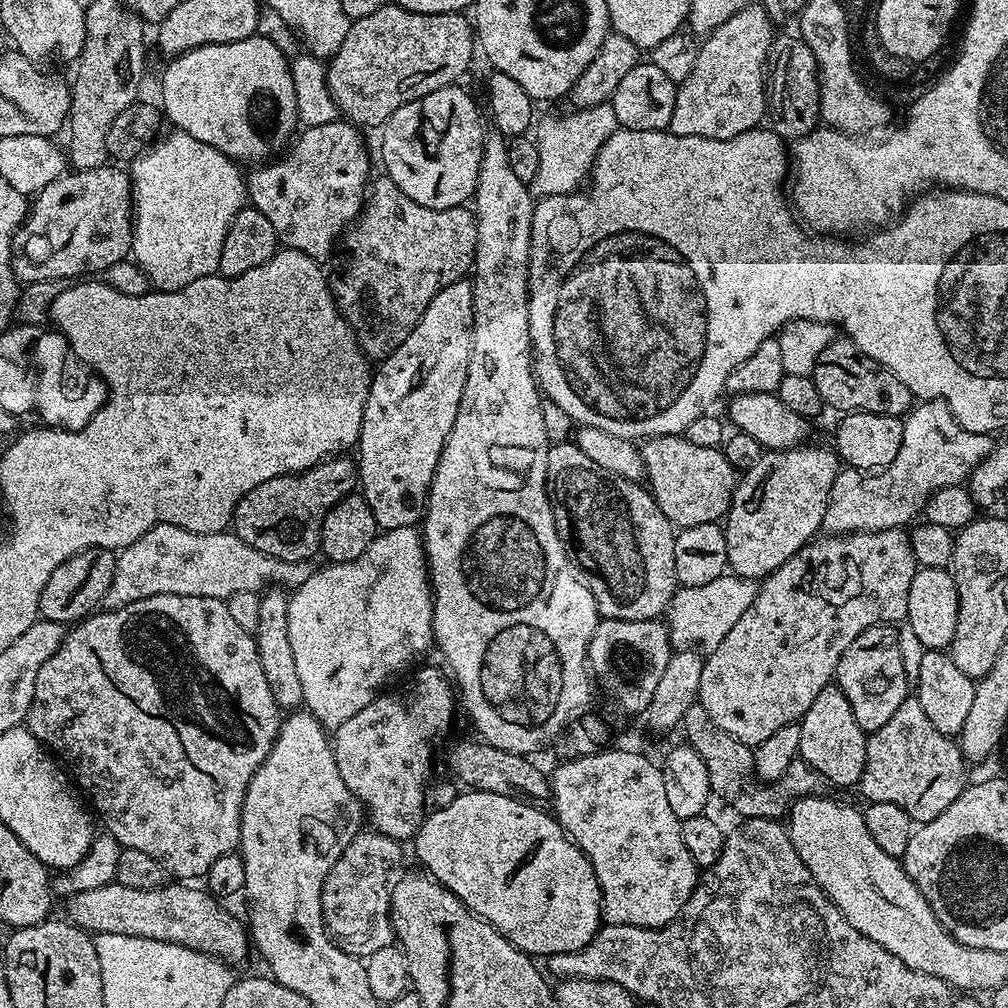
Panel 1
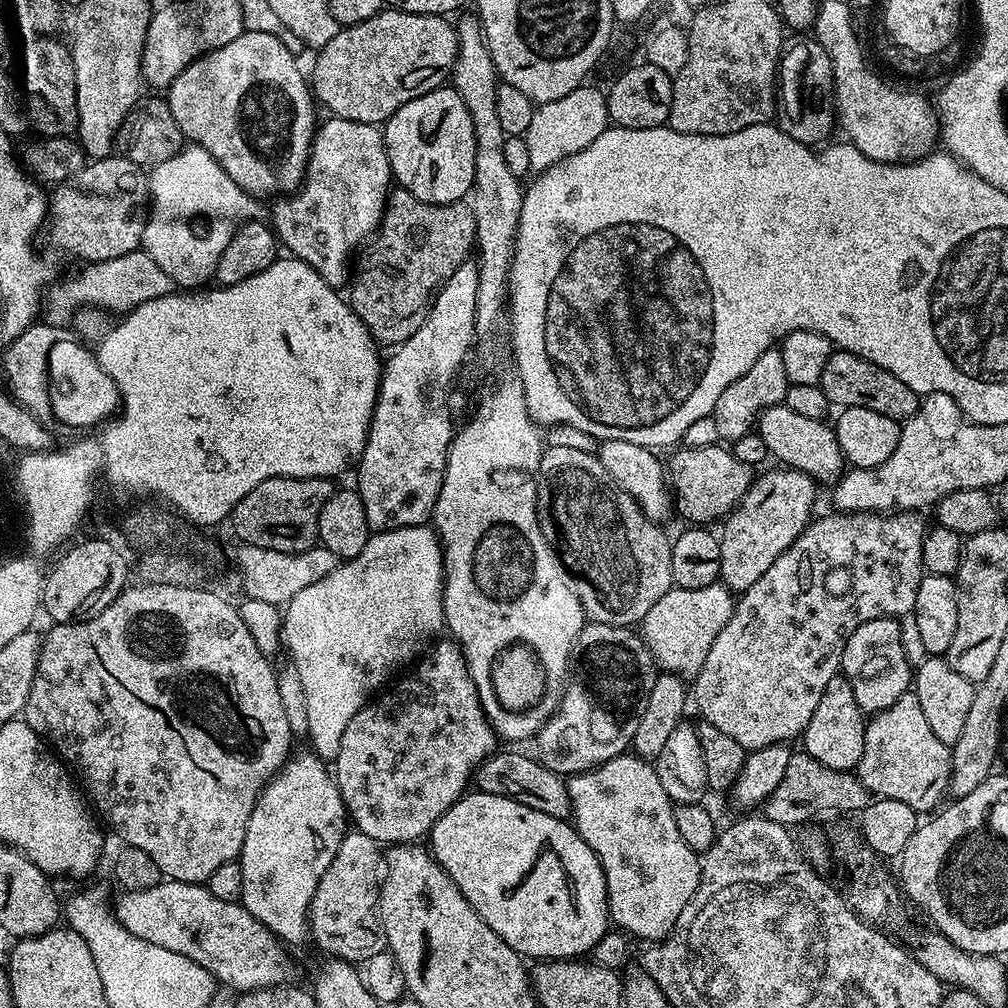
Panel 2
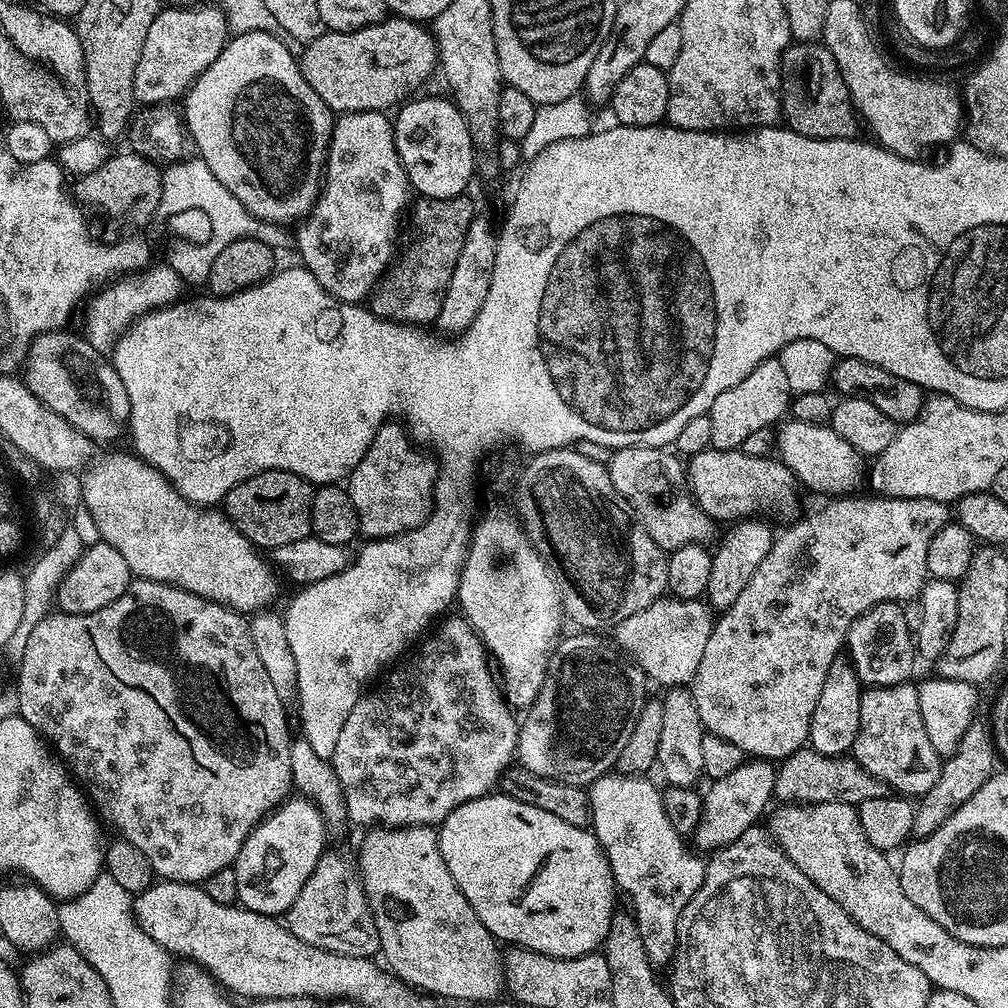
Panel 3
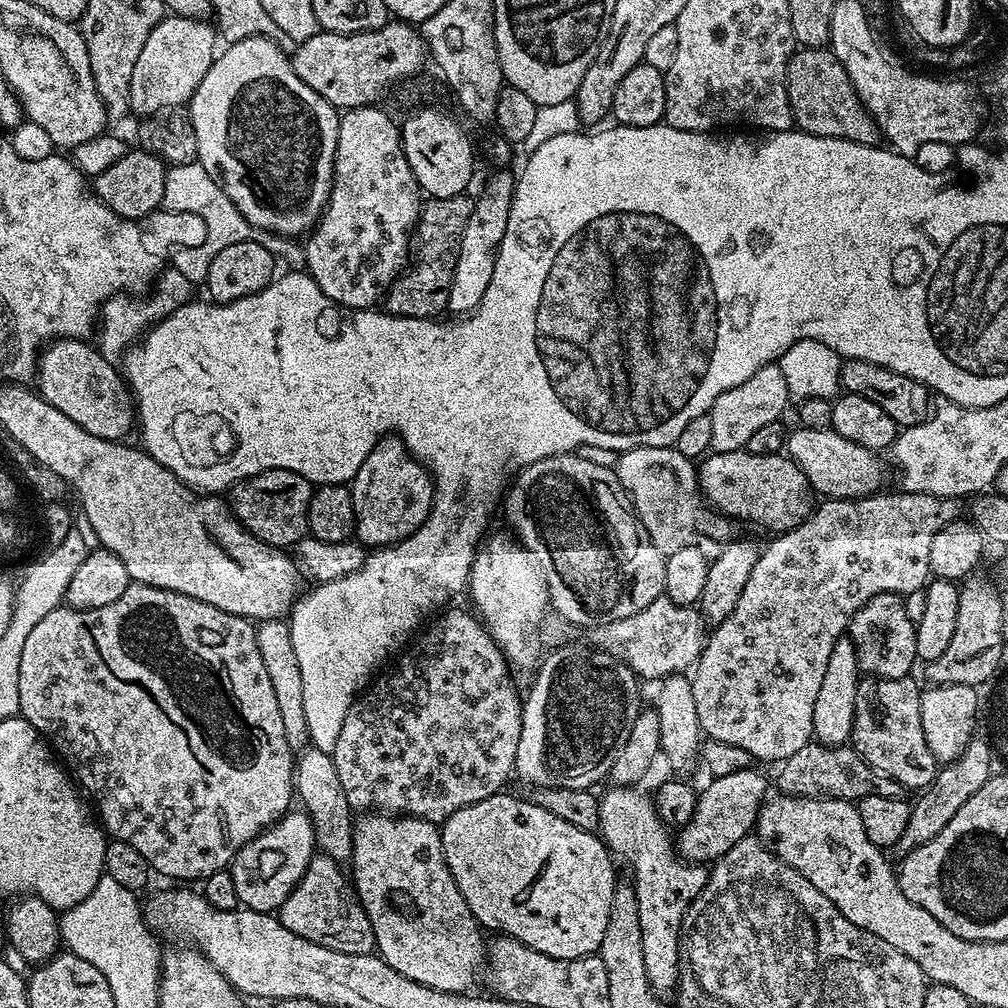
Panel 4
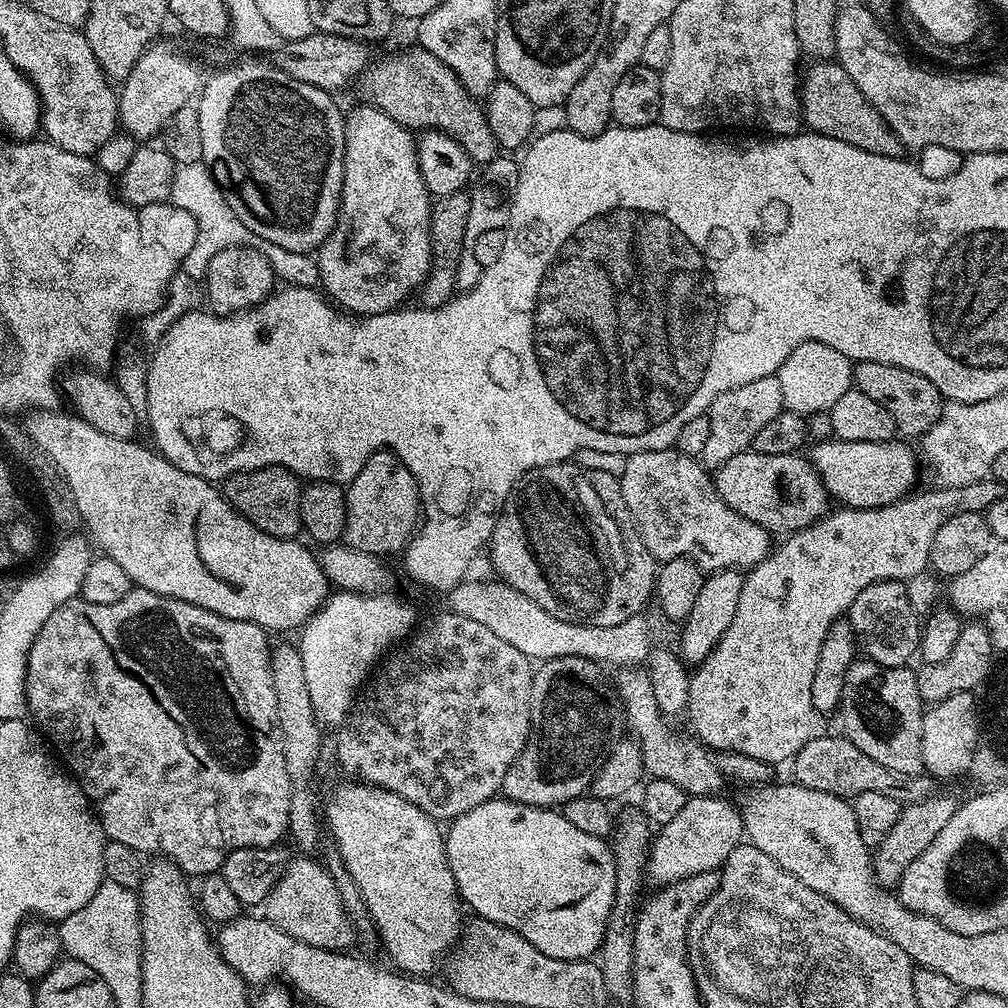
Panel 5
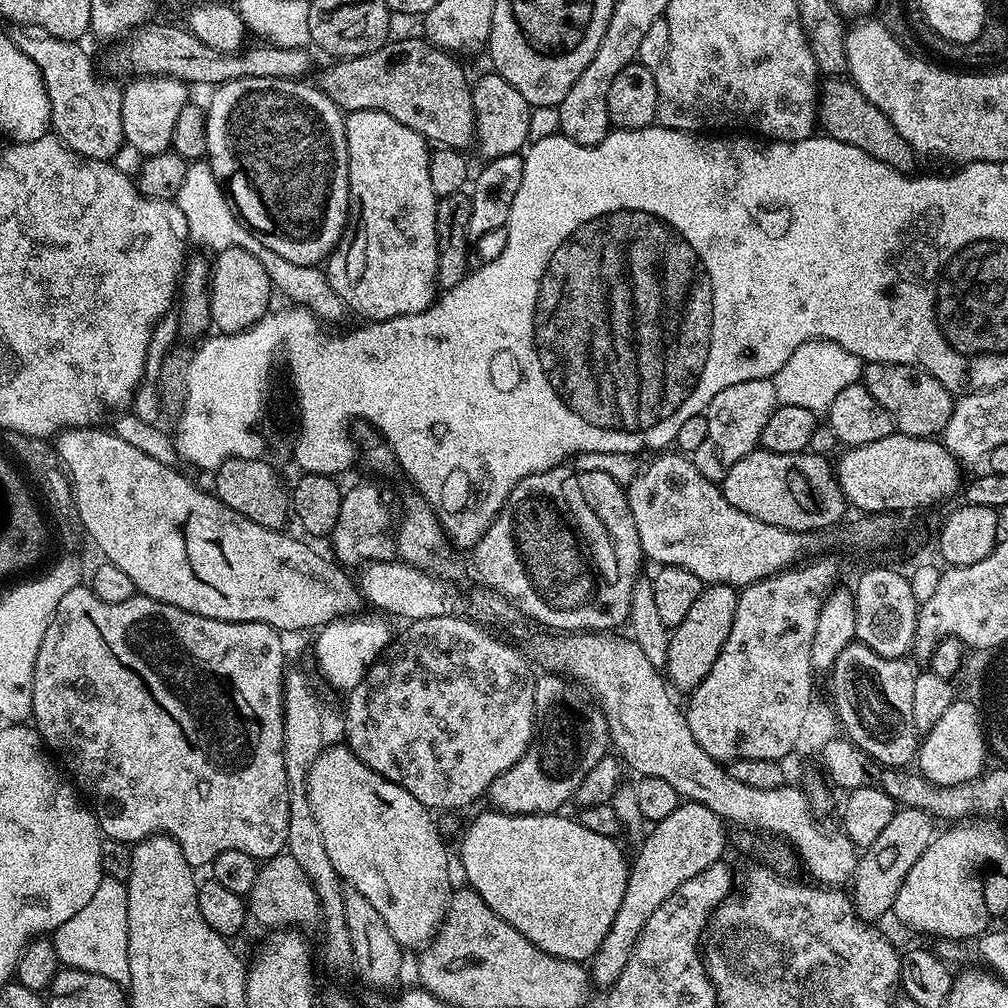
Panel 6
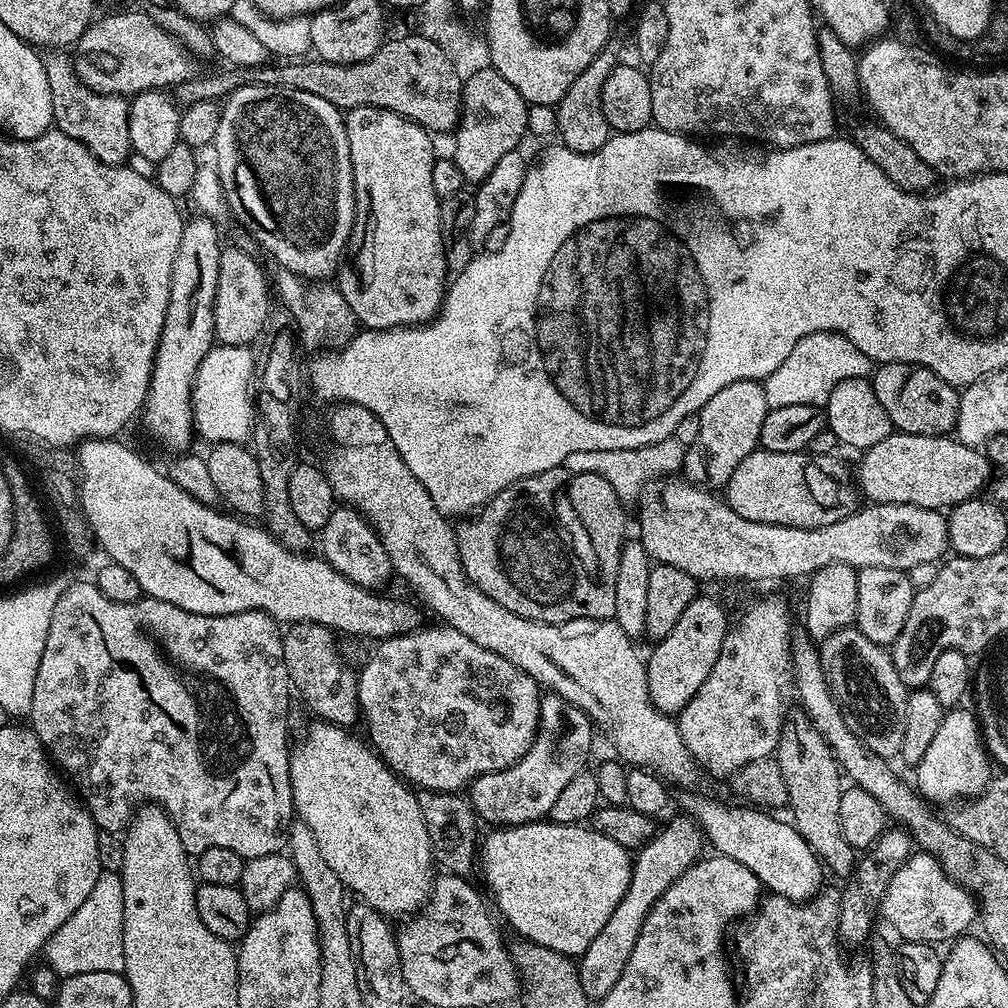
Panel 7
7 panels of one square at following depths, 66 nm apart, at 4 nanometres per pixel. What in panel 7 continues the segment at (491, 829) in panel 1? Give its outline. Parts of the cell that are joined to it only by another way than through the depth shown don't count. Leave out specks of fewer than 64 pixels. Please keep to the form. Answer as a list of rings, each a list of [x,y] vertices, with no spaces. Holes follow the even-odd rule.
[[[537,822],[500,826],[485,840],[483,837],[478,848],[479,871],[484,871],[484,880],[509,926],[520,932],[516,934],[523,939],[573,958],[583,955],[590,942],[602,933],[615,907],[622,902],[630,886],[632,865],[629,849],[580,824]]]

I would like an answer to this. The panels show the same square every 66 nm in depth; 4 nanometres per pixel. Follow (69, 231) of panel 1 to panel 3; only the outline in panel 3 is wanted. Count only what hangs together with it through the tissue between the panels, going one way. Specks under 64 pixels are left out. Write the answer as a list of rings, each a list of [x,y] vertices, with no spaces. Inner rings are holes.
[[[123,151],[117,156],[116,153],[109,155],[108,160],[102,162],[98,170],[79,177],[75,181],[77,196],[75,199],[81,205],[100,207],[112,220],[121,220],[132,228],[144,228],[160,212],[162,182],[164,181],[162,168],[161,165],[142,158],[137,152]]]

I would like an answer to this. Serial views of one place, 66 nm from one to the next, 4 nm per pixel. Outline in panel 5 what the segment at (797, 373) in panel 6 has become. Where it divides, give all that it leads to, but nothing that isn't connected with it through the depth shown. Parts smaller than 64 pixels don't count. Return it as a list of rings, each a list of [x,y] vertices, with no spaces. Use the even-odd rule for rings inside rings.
[[[802,342],[782,362],[780,371],[776,373],[782,386],[782,402],[790,412],[799,412],[805,418],[815,412],[828,412],[846,394],[852,386],[852,366],[854,361],[846,358],[846,354],[838,354],[838,350],[826,346],[822,342]]]

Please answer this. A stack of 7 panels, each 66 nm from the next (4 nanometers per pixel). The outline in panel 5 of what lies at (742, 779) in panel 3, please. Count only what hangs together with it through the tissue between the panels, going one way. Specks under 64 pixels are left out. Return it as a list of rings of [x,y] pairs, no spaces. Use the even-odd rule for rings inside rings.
[[[723,795],[690,796],[686,806],[671,822],[659,825],[649,845],[647,879],[653,885],[664,887],[694,874],[719,871],[729,854],[745,839],[740,809],[723,800]]]

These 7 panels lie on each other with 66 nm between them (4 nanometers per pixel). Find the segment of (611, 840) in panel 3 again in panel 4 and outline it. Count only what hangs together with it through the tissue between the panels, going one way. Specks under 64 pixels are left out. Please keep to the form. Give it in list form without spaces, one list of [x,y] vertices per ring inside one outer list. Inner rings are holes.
[[[609,787],[605,796],[599,797],[600,801],[600,826],[599,835],[608,846],[608,851],[613,857],[622,859],[628,863],[632,871],[631,883],[636,886],[638,898],[638,922],[642,922],[642,958],[646,962],[646,978],[650,986],[658,994],[665,994],[677,987],[680,979],[680,954],[682,951],[682,937],[680,927],[684,921],[684,915],[689,906],[698,898],[698,894],[708,885],[708,872],[699,863],[685,862],[674,856],[674,840],[670,835],[670,829],[660,821],[660,815],[656,812],[656,802],[651,795],[639,792],[639,787],[618,788]]]

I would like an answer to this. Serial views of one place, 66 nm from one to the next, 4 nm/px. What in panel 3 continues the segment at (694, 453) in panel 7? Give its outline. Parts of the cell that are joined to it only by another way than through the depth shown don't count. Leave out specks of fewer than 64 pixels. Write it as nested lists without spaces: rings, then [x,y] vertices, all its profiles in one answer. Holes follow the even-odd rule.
[[[779,358],[754,366],[754,370],[750,370],[750,374],[738,382],[738,386],[730,386],[730,390],[725,390],[718,394],[718,398],[714,398],[714,406],[707,414],[710,418],[710,431],[714,434],[712,447],[739,450],[742,442],[750,438],[750,434],[779,425],[789,411],[793,395],[786,370],[782,368]]]

